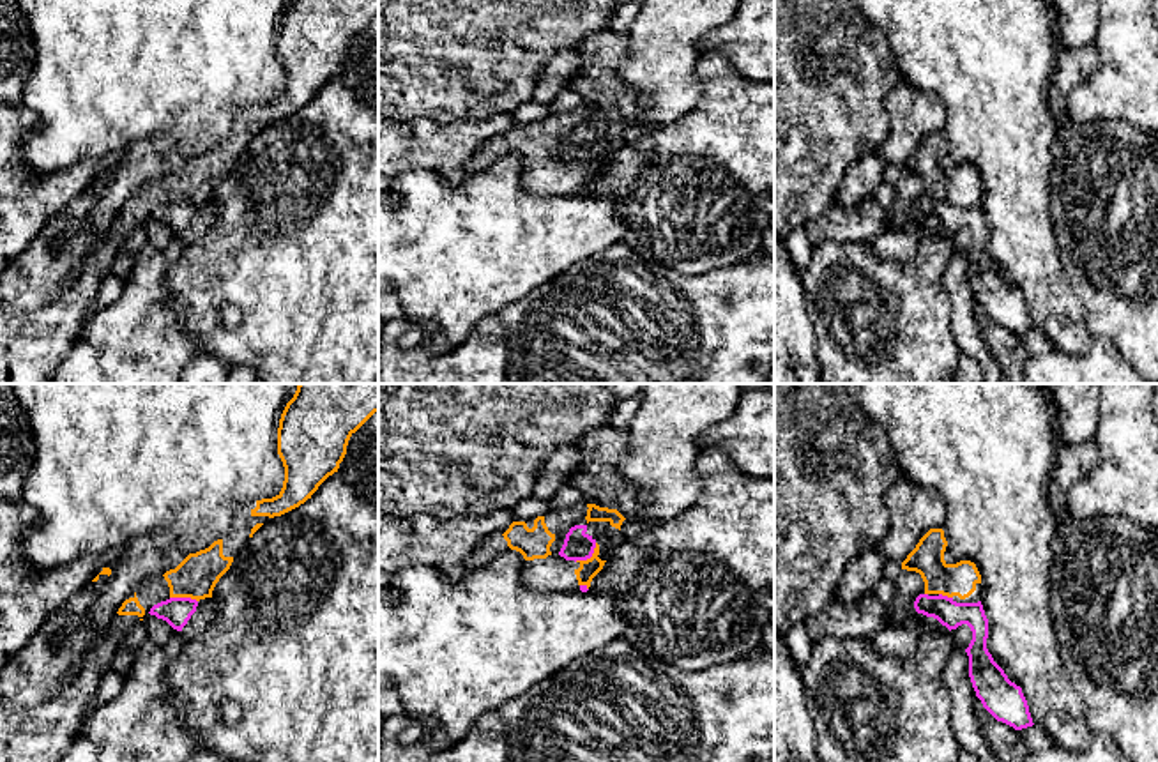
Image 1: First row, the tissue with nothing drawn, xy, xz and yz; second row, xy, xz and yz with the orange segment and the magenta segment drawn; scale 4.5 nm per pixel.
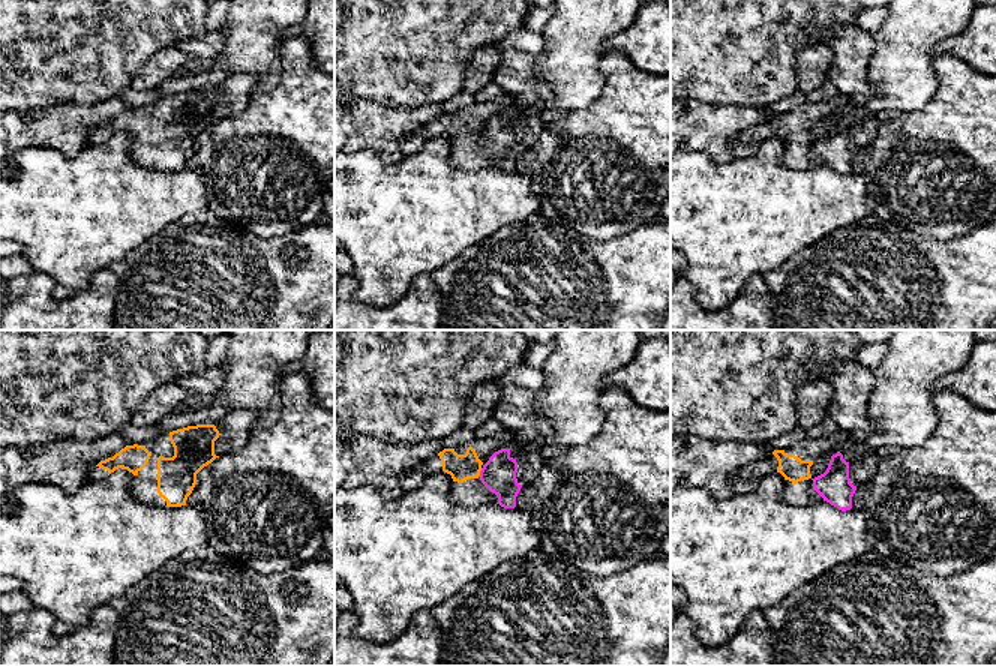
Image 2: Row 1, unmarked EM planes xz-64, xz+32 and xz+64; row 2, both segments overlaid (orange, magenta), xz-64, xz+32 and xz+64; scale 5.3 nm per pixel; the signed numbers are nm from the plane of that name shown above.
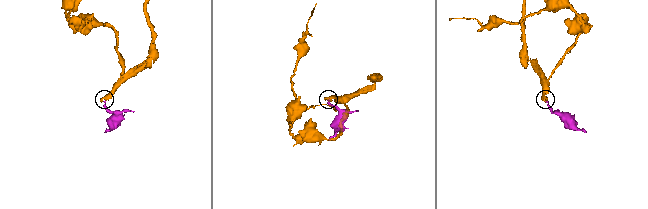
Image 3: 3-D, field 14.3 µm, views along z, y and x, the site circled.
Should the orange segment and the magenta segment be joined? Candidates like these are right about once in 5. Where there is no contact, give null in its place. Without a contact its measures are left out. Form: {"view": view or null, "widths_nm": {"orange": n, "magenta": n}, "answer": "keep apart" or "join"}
{"view": "xz", "widths_nm": {"orange": 90, "magenta": 130}, "answer": "keep apart"}

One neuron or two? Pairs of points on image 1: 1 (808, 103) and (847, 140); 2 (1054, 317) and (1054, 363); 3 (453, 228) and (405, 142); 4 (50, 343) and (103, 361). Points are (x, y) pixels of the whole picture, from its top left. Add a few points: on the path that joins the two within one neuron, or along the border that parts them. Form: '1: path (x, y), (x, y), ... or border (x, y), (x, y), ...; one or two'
1: path (817, 110), (838, 131); one
2: border (1095, 336), (1093, 343), (1081, 354), (1056, 350); two
3: border (396, 174), (435, 170), (448, 181), (462, 179); two
4: border (92, 315), (75, 345), (57, 365); two

